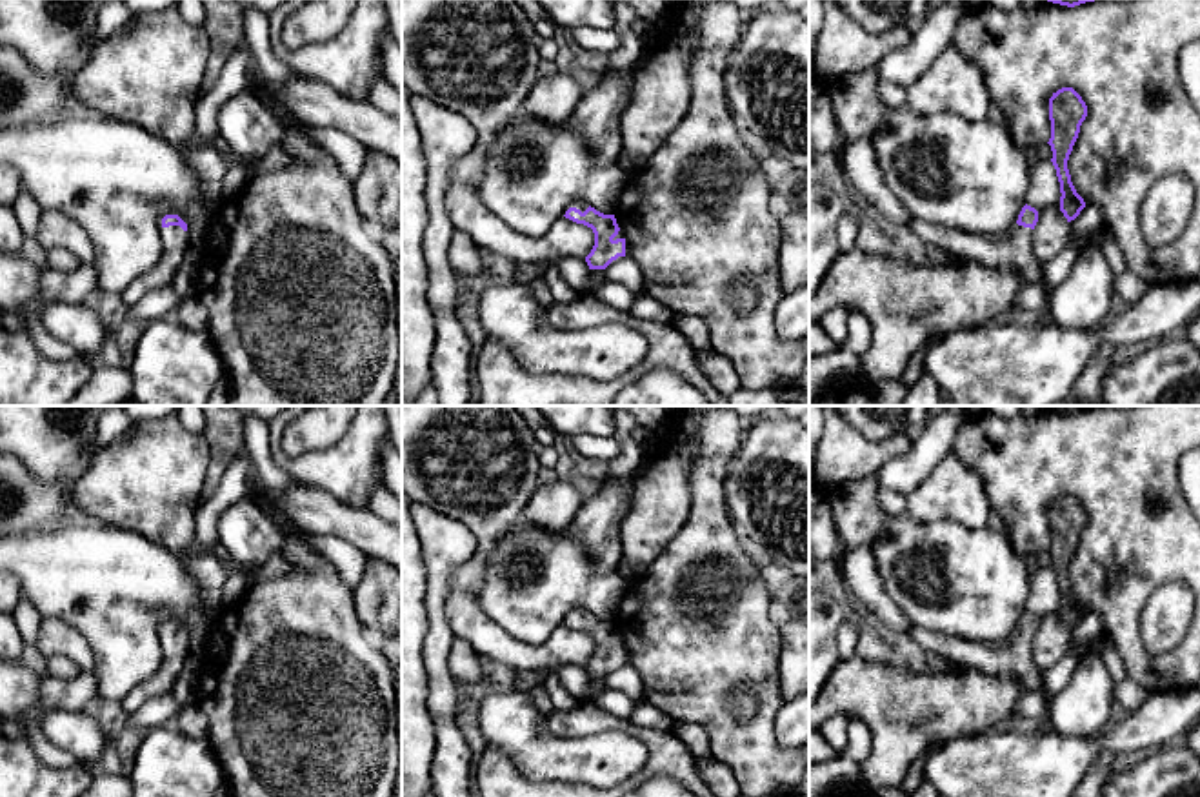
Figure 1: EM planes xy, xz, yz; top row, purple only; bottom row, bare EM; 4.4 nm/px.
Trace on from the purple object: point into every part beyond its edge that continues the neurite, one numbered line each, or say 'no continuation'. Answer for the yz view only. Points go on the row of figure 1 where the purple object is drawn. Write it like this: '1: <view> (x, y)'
1: yz (1013, 252)

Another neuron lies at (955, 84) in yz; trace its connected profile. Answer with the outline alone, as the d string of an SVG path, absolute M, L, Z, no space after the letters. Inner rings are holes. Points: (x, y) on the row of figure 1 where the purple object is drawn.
M955 40L933 66L909 87L905 106L918 115L953 113L967 120L984 120L991 96L982 69L965 58Z

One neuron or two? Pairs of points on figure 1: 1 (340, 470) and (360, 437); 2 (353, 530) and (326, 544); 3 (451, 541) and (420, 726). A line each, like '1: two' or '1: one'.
1: one
2: two
3: two

